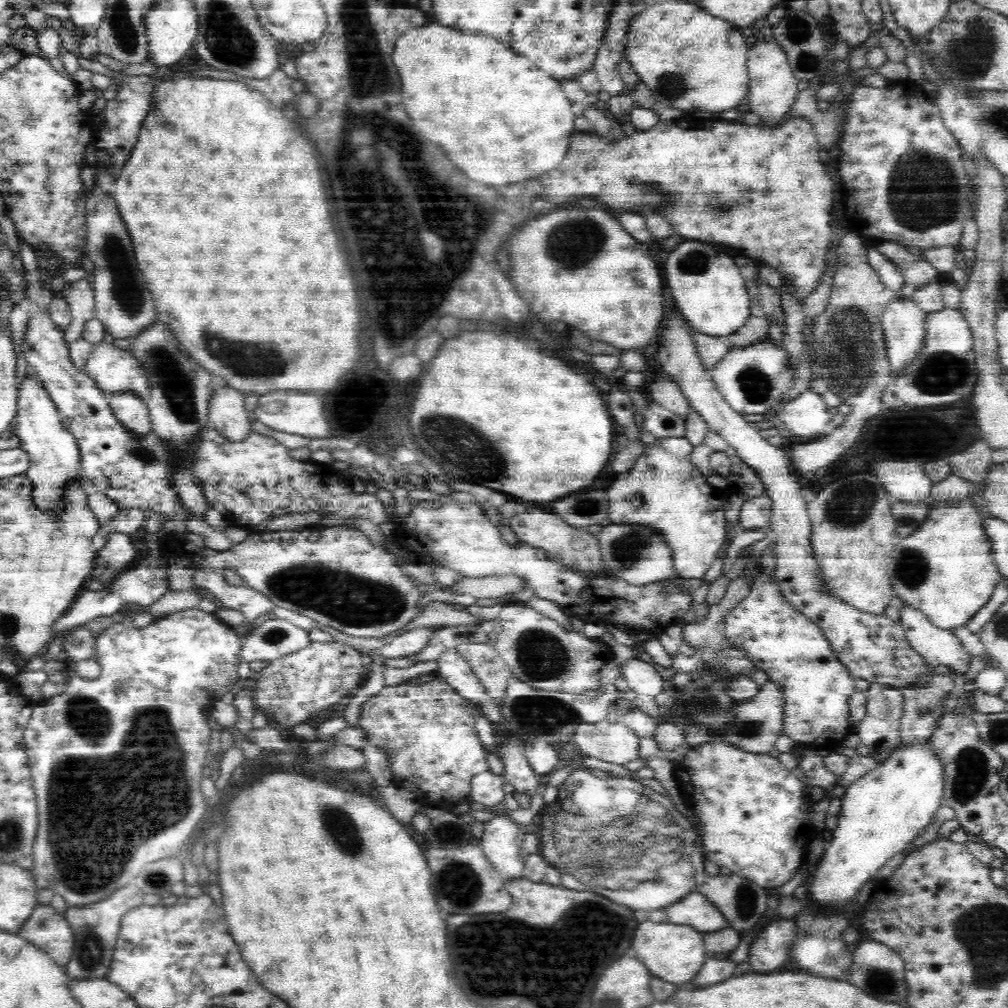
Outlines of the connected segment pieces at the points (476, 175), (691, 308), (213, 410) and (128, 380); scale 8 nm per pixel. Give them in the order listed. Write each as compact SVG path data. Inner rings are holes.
M438 21L426 23L396 38L392 60L402 80L402 104L416 128L426 132L428 140L442 142L450 160L472 180L488 186L514 184L540 176L564 160L571 136L576 133L573 102L562 91L560 82L546 76L534 60L503 47L488 33L462 32Z
M700 239L681 242L670 252L663 272L668 280L666 282L667 291L672 293L678 311L688 321L688 324L696 327L698 333L723 337L734 334L736 330L746 324L751 317L750 303L752 298L748 296L746 282L744 277L740 275L740 269L734 263L733 257L716 249L715 244Z
M225 385L210 398L208 420L224 438L234 442L244 440L253 432L254 418L244 407L244 392Z
M104 340L94 344L84 372L104 392L132 392L142 399L150 392L148 373L142 368L142 363L121 345L106 343Z

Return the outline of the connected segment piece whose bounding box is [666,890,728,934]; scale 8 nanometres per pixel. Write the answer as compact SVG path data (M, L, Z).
M697 890L666 908L668 922L690 925L702 934L728 927L727 918L706 895Z

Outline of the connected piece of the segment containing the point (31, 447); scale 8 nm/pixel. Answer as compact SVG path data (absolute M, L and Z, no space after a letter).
M27 373L19 384L15 434L20 440L20 449L26 451L30 462L26 479L34 486L32 502L39 510L60 514L64 510L65 491L68 482L81 481L81 452L76 437L62 426L58 408L50 398L42 381Z

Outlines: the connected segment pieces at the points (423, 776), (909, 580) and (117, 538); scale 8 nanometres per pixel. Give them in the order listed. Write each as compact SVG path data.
M436 673L420 674L402 684L385 686L361 704L357 726L365 732L366 743L372 748L384 747L394 780L419 782L416 783L418 790L425 793L425 797L419 798L421 806L454 808L458 802L468 799L473 776L489 770L486 751L476 733L474 716L466 706L466 699Z
M962 498L956 502L938 502L914 534L900 538L895 544L890 565L890 581L895 595L900 597L904 606L922 611L938 628L950 631L965 626L991 600L996 586L1005 580L990 548L990 540L984 534L984 516L972 500Z
M114 532L108 536L106 544L97 552L96 558L104 560L108 573L115 576L135 564L136 556L137 552L130 535Z

